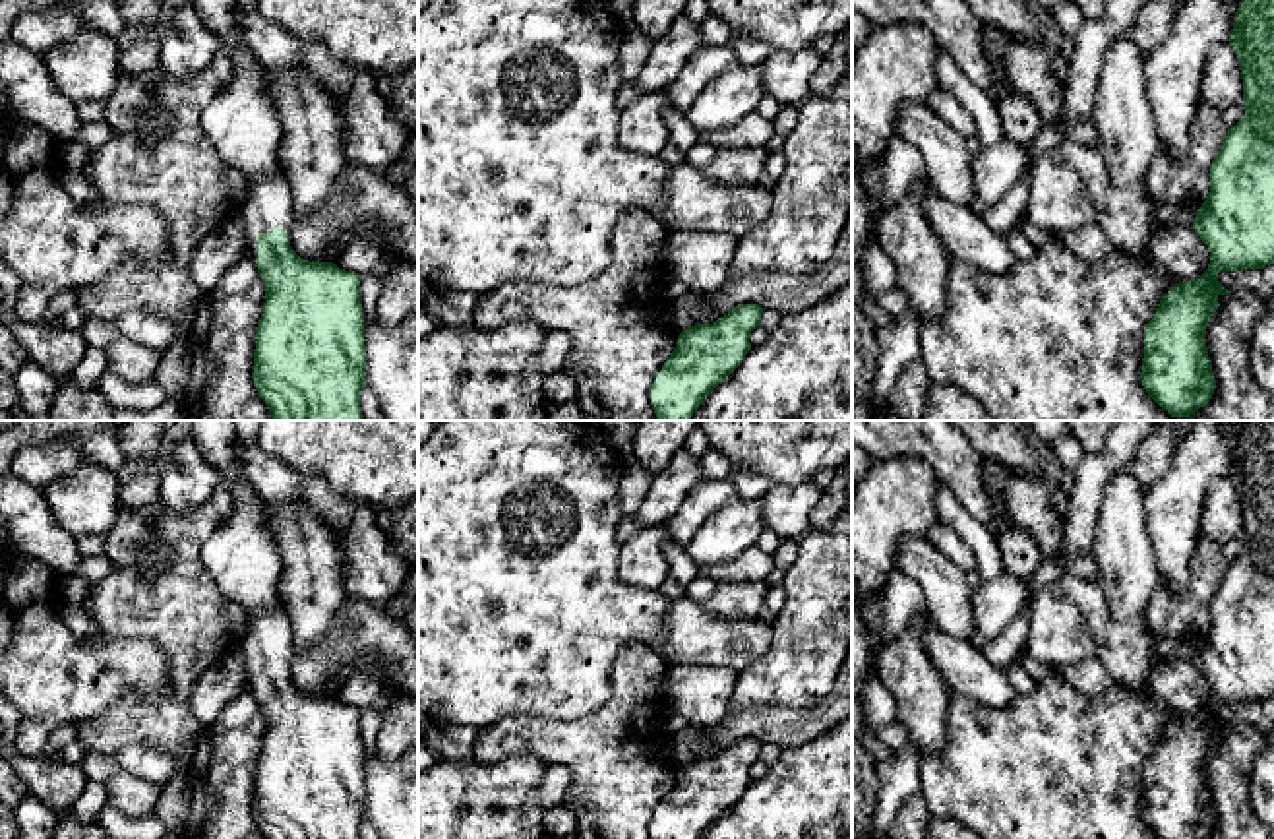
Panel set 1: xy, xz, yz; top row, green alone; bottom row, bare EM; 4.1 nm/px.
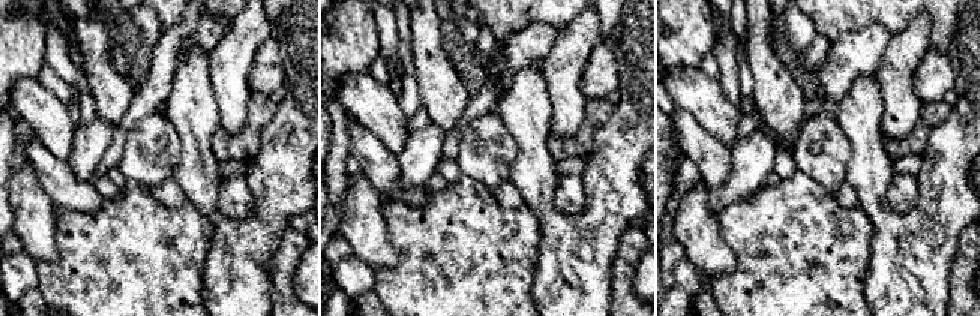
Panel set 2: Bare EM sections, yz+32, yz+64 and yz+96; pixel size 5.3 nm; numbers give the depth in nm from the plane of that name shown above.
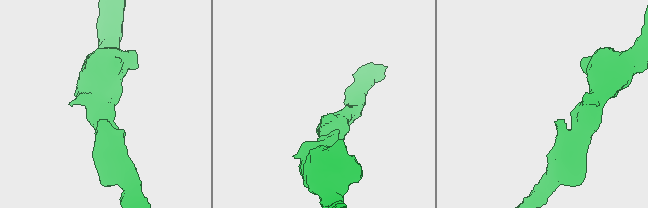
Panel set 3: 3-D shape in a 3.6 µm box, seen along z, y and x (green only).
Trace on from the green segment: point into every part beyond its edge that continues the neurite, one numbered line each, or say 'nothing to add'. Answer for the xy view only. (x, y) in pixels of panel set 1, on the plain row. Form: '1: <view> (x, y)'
1: xy (242, 557)

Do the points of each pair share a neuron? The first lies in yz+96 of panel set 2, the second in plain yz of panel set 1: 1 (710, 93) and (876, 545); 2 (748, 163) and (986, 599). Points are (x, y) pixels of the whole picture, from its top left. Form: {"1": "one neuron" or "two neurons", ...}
{"1": "two neurons", "2": "one neuron"}

